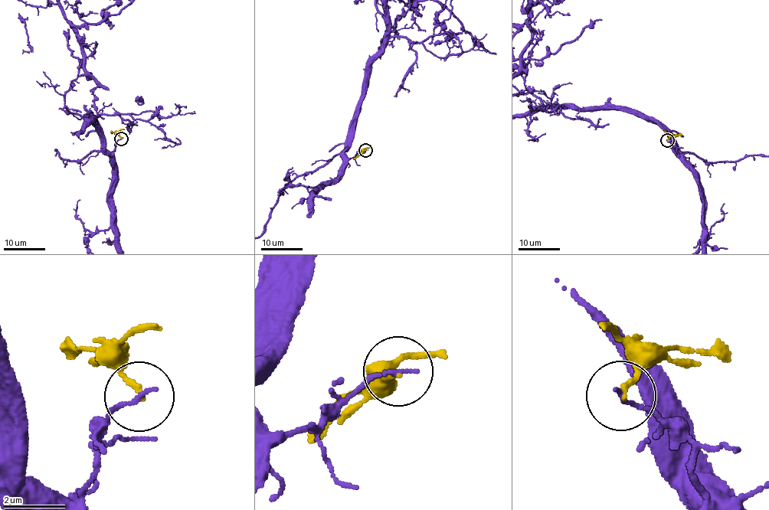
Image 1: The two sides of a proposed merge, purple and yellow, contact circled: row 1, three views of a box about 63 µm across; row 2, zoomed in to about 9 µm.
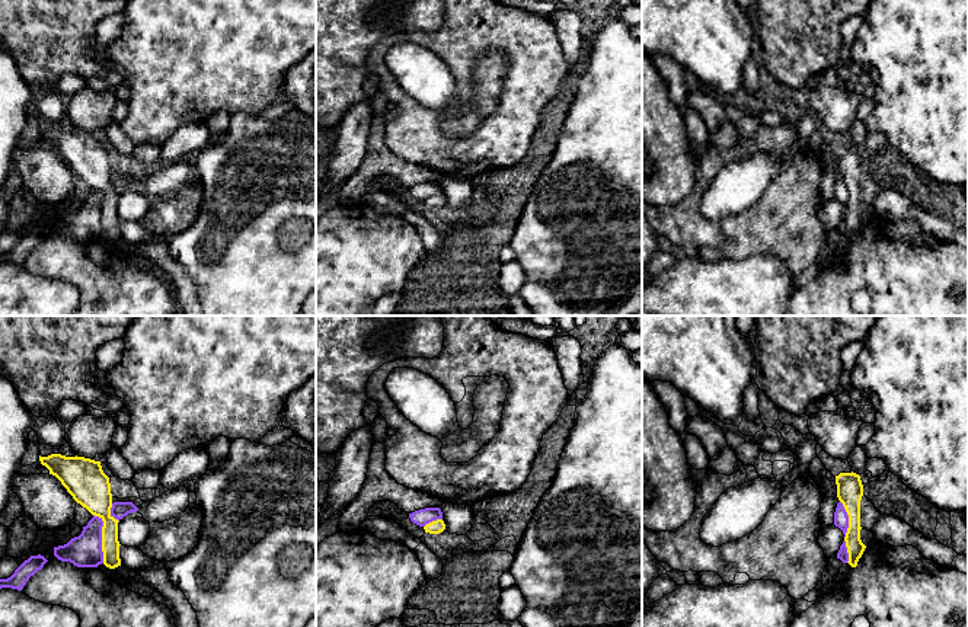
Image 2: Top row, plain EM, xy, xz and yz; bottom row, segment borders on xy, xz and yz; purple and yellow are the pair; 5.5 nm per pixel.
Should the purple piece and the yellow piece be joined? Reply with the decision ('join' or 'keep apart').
keep apart

